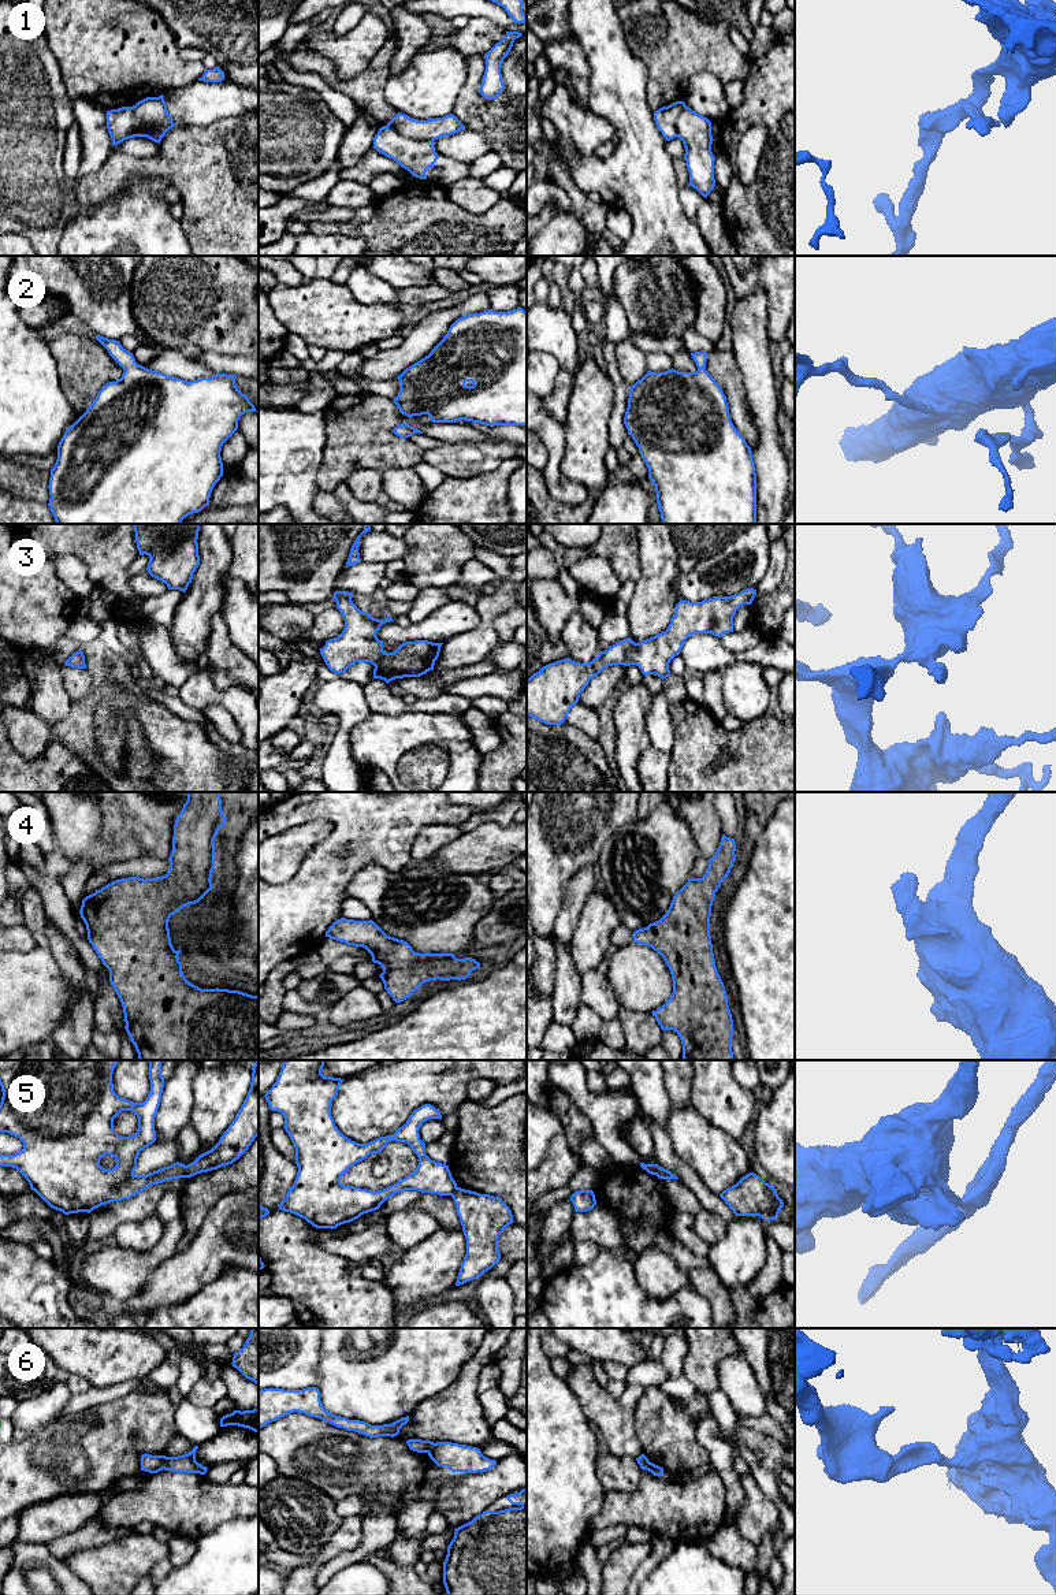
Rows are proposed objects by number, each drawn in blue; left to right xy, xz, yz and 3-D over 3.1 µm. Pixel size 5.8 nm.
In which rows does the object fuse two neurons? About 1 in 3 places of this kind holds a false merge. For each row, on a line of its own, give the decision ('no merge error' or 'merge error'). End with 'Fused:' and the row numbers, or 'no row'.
1: merge error
2: no merge error
3: no merge error
4: no merge error
5: merge error
6: merge error
Fused: 1, 5, 6

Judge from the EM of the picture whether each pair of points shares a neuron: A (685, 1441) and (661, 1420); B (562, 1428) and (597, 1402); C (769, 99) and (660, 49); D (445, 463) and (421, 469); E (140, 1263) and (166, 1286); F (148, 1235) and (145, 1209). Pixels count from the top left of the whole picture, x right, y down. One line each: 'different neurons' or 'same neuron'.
A: same neuron
B: different neurons
C: different neurons
D: different neurons
E: different neurons
F: different neurons

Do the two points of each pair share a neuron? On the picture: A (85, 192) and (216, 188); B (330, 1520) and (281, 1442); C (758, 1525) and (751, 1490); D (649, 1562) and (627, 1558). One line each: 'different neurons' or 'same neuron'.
A: same neuron
B: different neurons
C: same neuron
D: different neurons

